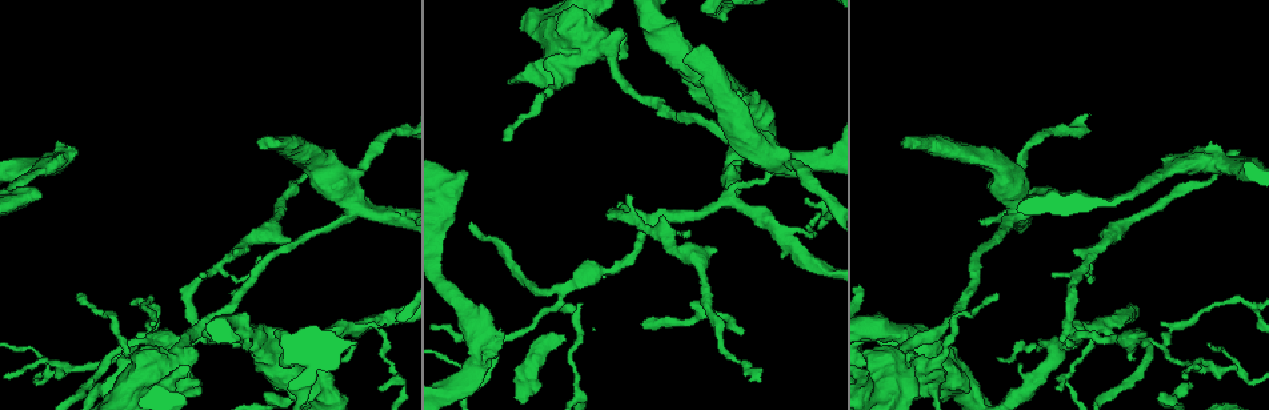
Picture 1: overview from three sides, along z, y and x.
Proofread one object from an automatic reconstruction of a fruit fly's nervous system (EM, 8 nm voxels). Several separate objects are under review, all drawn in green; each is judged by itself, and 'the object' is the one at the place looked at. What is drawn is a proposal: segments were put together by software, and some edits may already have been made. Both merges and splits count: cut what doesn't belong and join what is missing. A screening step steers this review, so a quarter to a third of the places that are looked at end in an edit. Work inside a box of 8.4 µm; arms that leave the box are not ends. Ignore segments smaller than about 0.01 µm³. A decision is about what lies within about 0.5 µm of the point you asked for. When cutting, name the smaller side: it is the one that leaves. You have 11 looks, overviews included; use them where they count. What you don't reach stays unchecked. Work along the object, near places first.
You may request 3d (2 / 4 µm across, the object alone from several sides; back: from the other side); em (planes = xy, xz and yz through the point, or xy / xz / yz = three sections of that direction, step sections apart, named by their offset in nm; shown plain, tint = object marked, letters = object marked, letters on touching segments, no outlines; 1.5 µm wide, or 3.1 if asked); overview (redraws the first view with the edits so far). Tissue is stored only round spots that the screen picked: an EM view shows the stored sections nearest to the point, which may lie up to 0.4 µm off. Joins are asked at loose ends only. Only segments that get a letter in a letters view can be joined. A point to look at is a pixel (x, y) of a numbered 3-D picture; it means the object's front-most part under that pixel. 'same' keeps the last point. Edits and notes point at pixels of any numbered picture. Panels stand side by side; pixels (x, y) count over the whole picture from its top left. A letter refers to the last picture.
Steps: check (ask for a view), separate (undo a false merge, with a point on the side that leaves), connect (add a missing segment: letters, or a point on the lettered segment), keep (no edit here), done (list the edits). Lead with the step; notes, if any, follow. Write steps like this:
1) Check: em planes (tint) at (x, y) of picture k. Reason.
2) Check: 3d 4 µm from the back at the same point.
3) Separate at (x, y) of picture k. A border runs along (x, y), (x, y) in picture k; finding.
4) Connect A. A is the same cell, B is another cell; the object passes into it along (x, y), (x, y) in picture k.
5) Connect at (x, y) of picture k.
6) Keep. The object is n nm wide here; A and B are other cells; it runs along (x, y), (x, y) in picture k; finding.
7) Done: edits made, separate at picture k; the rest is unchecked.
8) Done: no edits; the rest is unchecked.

Check: em planes (plain) at (352, 209) of picture 1. Four arms meet.

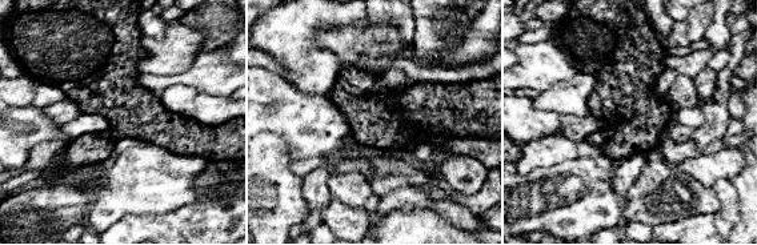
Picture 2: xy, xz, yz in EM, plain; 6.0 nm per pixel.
Check: em planes (tint) at the same point.

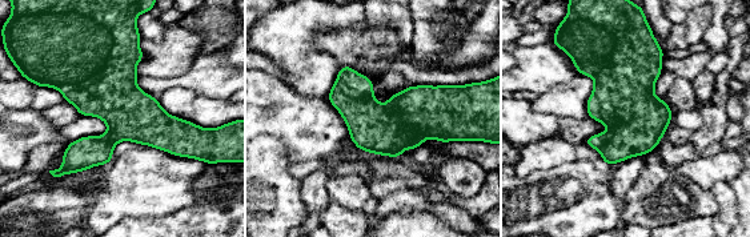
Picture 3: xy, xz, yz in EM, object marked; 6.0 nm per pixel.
Check: em planes (letters) at the same point. What lies round it.

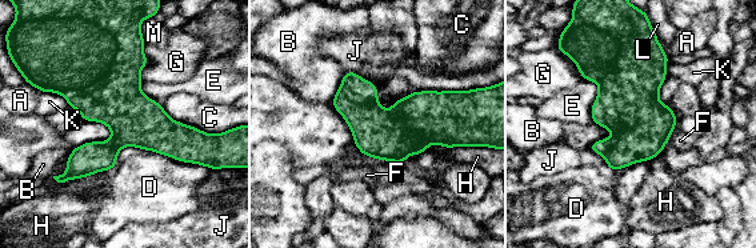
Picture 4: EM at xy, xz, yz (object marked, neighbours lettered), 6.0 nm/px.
Keep. A, B, C, D, E, F, G, H, J, K, L and M are other cells; a border runs along (466, 146), (444, 148) in picture 4; one neuron here.

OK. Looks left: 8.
Check: em planes (letters) at (744, 333) of picture 1. Branch stops here.

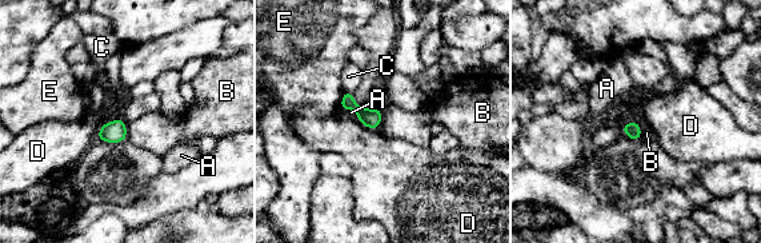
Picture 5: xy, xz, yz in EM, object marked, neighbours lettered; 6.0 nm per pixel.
Keep. A, B, C, D and E are other cells; a border runs along (124, 122), (127, 139) in picture 5; no lettered segment goes on from it.

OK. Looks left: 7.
Check: em planes (tint) at (137, 343) of picture 1. Abrupt turn.

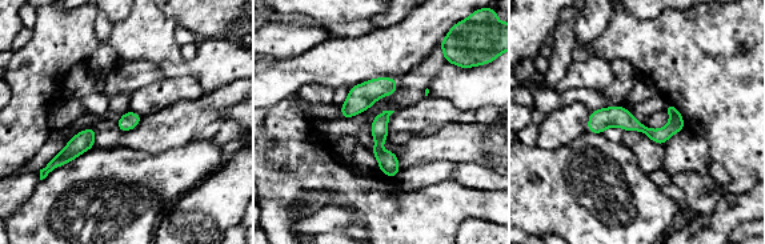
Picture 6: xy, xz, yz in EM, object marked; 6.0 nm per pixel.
Check: em planes (letters) at the same point. See the neighbours.

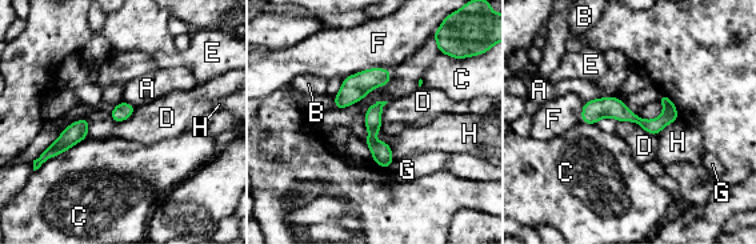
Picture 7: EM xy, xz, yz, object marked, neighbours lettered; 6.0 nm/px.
Keep. A, B, C, D, E, F, G and H are other cells; it runs along (584, 114), (619, 111), (644, 124), (675, 116) in picture 7; one neuron here.

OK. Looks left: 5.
Check: em xy step 8 (letters) at (40, 197) of picture 1.

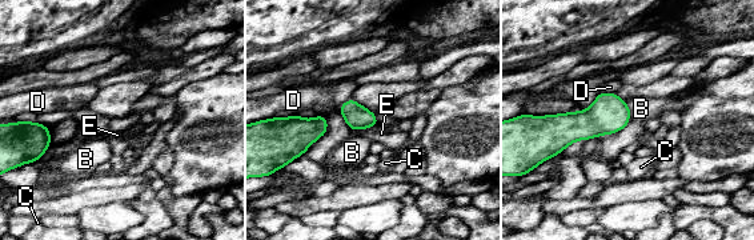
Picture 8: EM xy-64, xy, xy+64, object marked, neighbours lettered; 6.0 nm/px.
Keep. The longest contact is with B, 280 nm; B, C, D and E are other cells; a border runs along (626, 102), (629, 122), (600, 138) in picture 8; none of them fits.

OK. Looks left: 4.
Done: no edits; the rest is unchecked.

